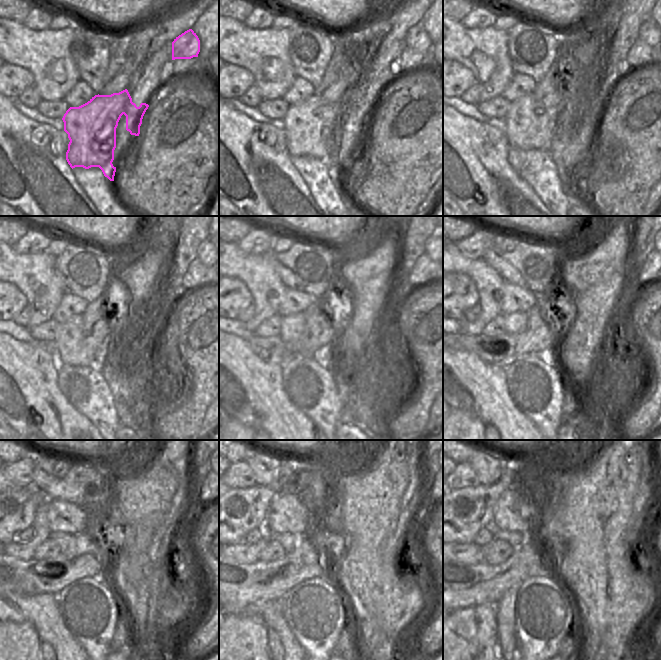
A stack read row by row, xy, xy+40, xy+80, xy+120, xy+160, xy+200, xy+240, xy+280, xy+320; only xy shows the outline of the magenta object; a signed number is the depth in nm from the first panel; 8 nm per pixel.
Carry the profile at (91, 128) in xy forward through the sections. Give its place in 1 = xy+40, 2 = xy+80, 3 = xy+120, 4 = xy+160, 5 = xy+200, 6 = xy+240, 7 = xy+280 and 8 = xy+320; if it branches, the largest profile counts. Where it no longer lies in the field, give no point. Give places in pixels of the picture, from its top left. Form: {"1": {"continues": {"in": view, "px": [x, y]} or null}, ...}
{"1": {"continues": {"in": "xy+40", "px": [310, 126]}}, "2": {"continues": {"in": "xy+80", "px": [529, 125]}}, "3": {"continues": {"in": "xy+120", "px": [72, 350]}}, "4": {"continues": {"in": "xy+160", "px": [292, 326]}}, "5": {"continues": {"in": "xy+200", "px": [516, 322]}}, "6": {"continues": {"in": "xy+240", "px": [63, 540]}}, "7": {"continues": {"in": "xy+280", "px": [289, 541]}}, "8": {"continues": {"in": "xy+320", "px": [516, 539]}}}

